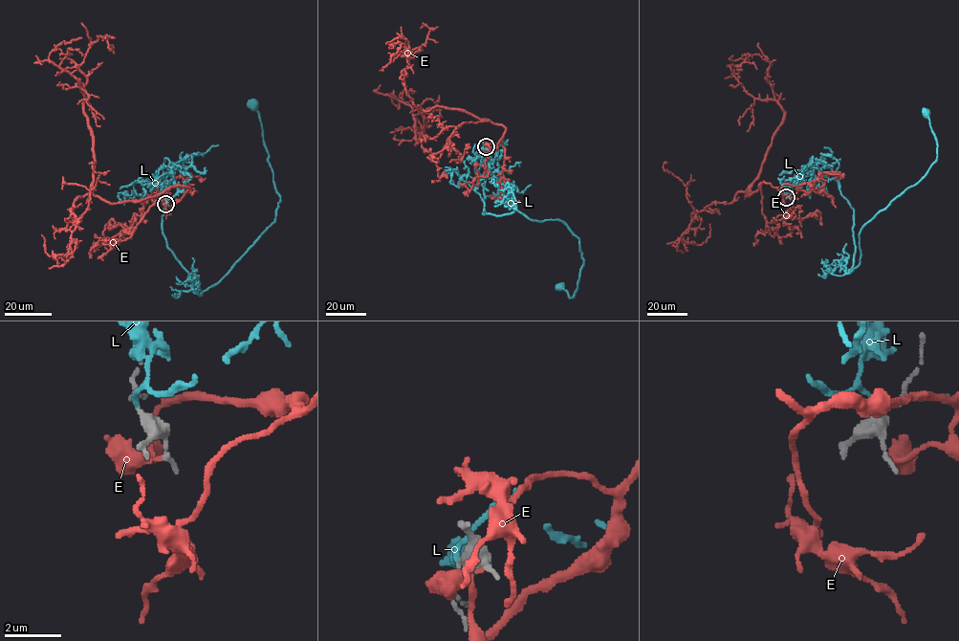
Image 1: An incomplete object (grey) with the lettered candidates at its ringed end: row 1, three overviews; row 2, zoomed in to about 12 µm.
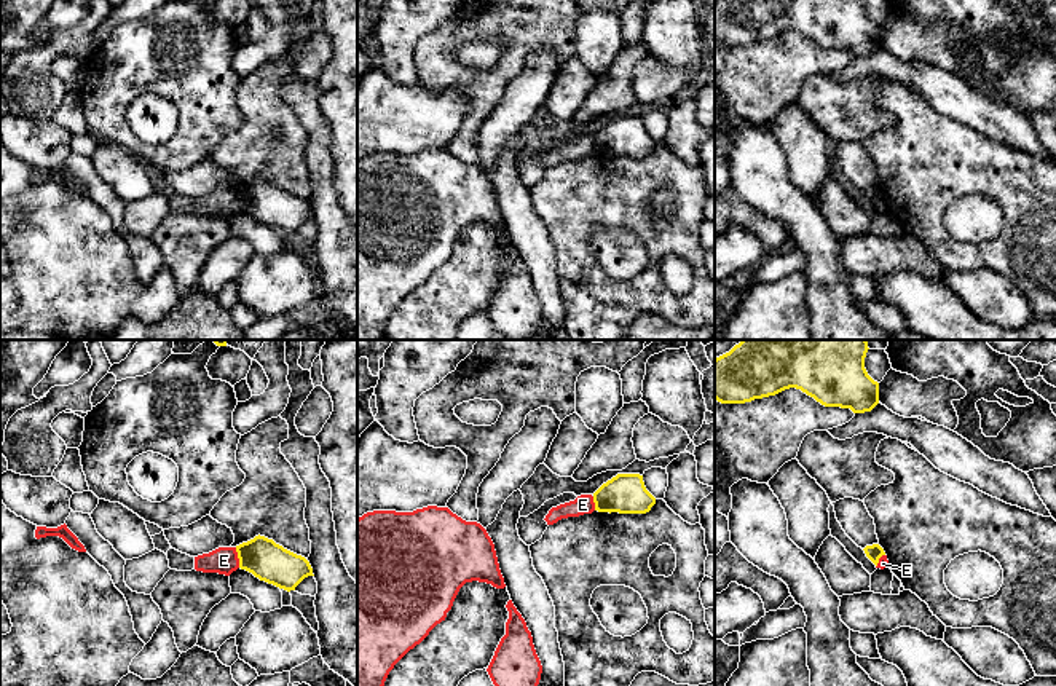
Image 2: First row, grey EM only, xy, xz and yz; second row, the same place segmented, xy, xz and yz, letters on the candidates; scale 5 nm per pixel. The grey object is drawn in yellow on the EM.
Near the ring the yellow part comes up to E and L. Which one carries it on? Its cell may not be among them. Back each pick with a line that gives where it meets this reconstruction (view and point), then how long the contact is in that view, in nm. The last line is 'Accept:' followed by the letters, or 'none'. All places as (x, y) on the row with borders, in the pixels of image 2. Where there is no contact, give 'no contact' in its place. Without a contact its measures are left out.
Accept: none

